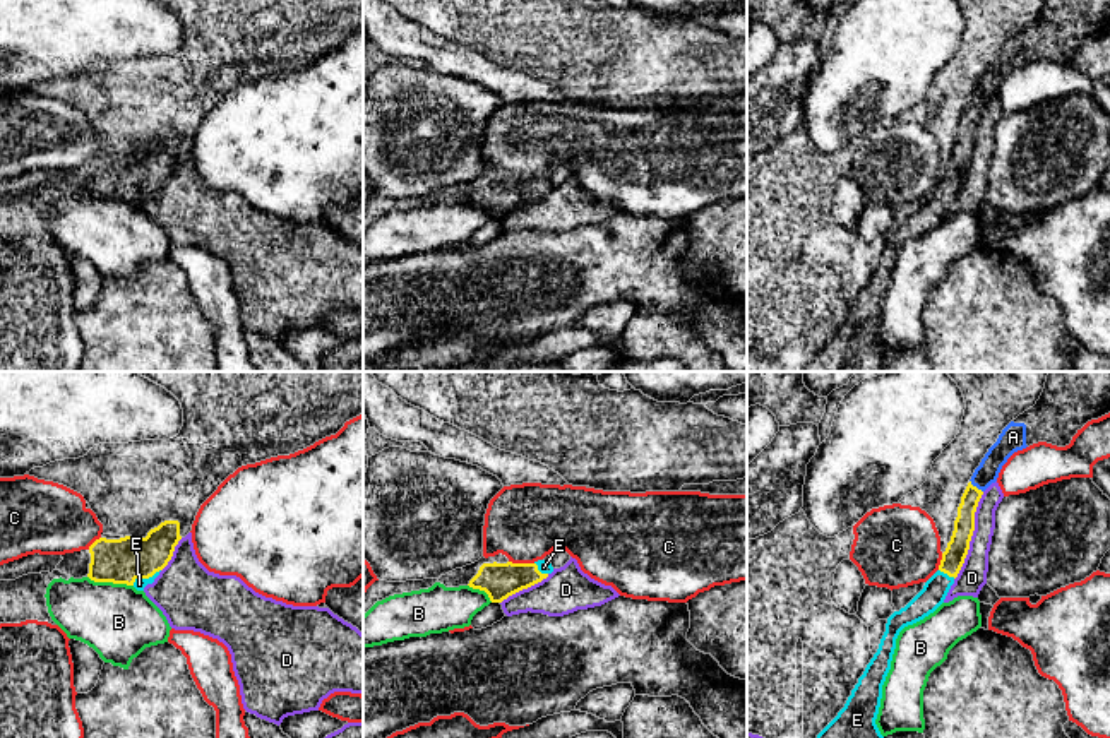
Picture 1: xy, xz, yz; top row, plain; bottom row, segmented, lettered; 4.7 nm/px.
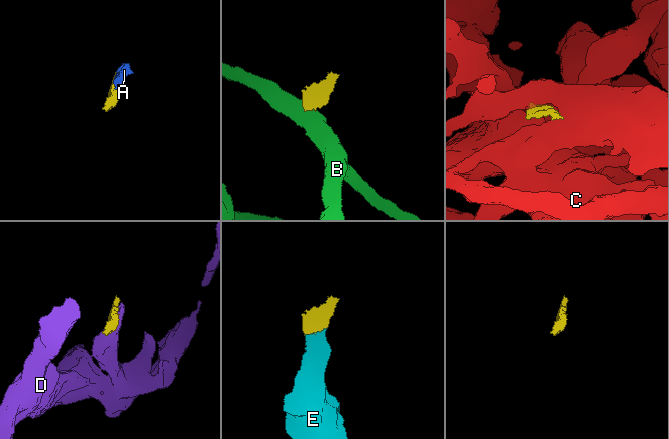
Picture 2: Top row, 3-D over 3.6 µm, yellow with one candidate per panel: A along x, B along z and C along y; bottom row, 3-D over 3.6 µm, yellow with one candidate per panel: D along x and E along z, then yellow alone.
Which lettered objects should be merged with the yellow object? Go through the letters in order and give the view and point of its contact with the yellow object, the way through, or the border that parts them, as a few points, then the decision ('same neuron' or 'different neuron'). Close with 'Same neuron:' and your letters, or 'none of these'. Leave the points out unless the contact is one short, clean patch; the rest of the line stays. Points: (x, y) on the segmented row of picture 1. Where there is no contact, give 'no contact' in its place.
A: meets yellow in yz at (975, 487); same neuron
B: meets yellow in xy at (110, 581); border along xy (88, 576), (95, 581), (132, 586); different neuron
C: meets yellow in xz at (521, 564); different neuron
D: meets yellow in yz at (972, 535); different neuron
E: meets yellow in xy at (144, 577); runs through xy (122, 560), (127, 560), (144, 577), (139, 584); same neuron
Same neuron: A, E

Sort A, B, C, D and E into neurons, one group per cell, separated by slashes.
A E / B / C / D

